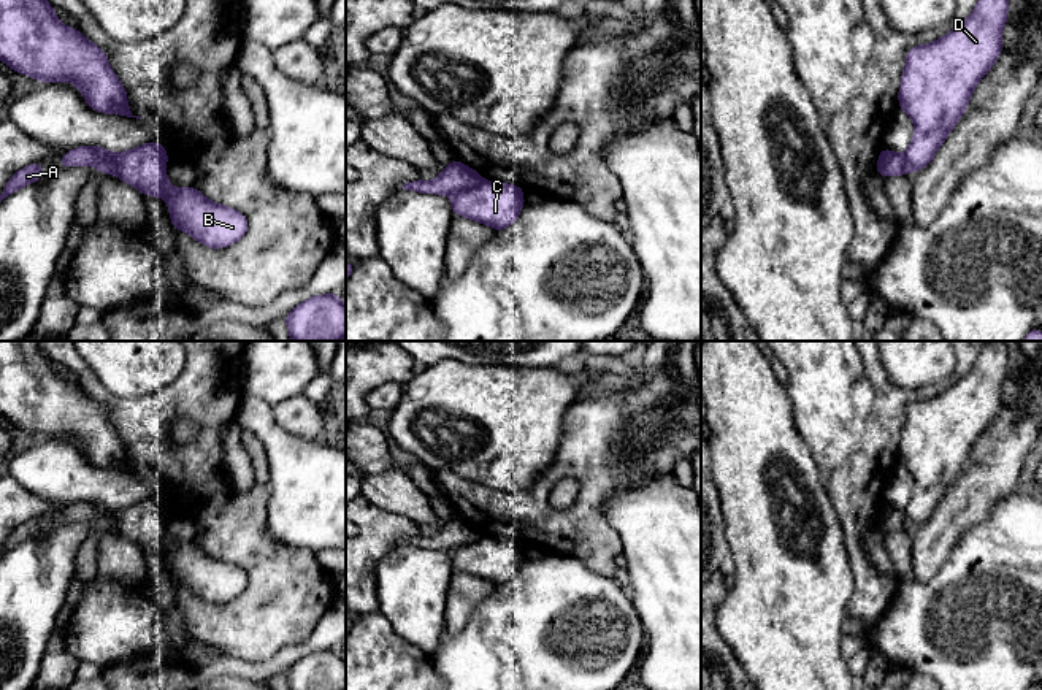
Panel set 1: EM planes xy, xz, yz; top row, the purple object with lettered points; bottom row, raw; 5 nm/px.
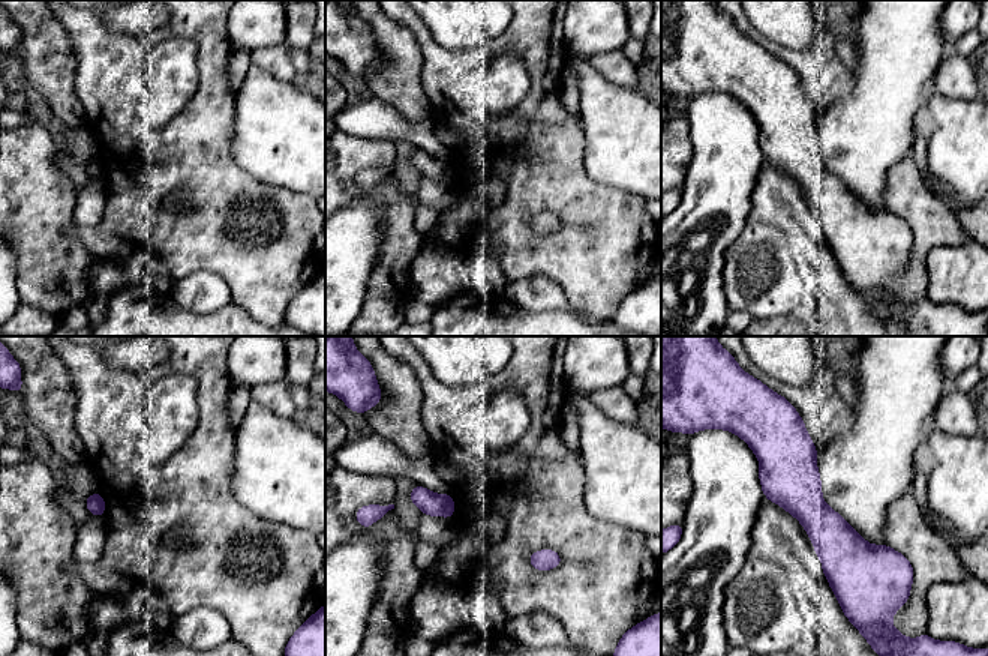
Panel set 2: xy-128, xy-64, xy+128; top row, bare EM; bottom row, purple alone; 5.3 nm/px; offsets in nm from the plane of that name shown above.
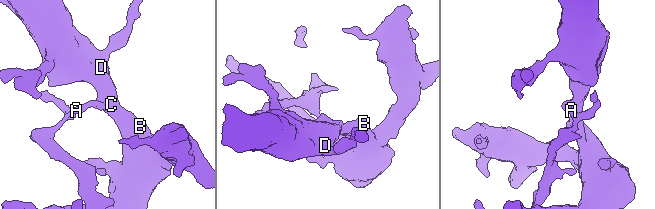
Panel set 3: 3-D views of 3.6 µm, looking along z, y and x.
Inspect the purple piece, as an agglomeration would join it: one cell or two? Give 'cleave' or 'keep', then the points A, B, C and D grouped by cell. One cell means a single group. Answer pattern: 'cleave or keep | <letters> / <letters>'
cleave | A / B C D

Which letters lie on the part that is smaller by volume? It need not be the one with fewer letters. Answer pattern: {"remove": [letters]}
{"remove": ["A"]}

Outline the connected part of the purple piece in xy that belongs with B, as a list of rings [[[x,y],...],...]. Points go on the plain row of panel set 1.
[[[152,496],[125,508],[109,508],[100,501],[92,504],[114,520],[119,535],[143,550],[163,554],[170,563],[171,581],[195,596],[220,604],[246,590],[249,577],[244,569],[208,555],[195,542],[178,544],[168,538],[168,509],[160,498]]]

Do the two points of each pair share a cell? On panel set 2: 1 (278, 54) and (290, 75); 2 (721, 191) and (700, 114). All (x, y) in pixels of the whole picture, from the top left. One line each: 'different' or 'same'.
1: same
2: same

